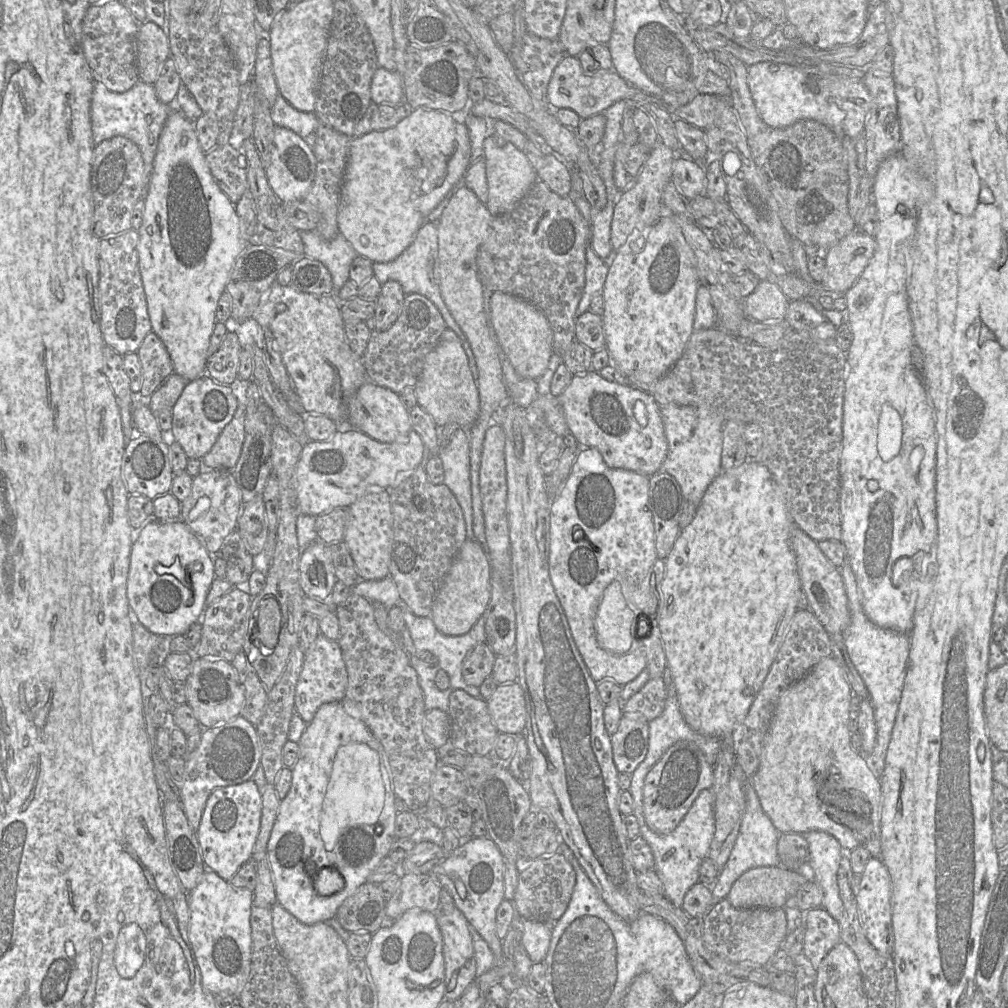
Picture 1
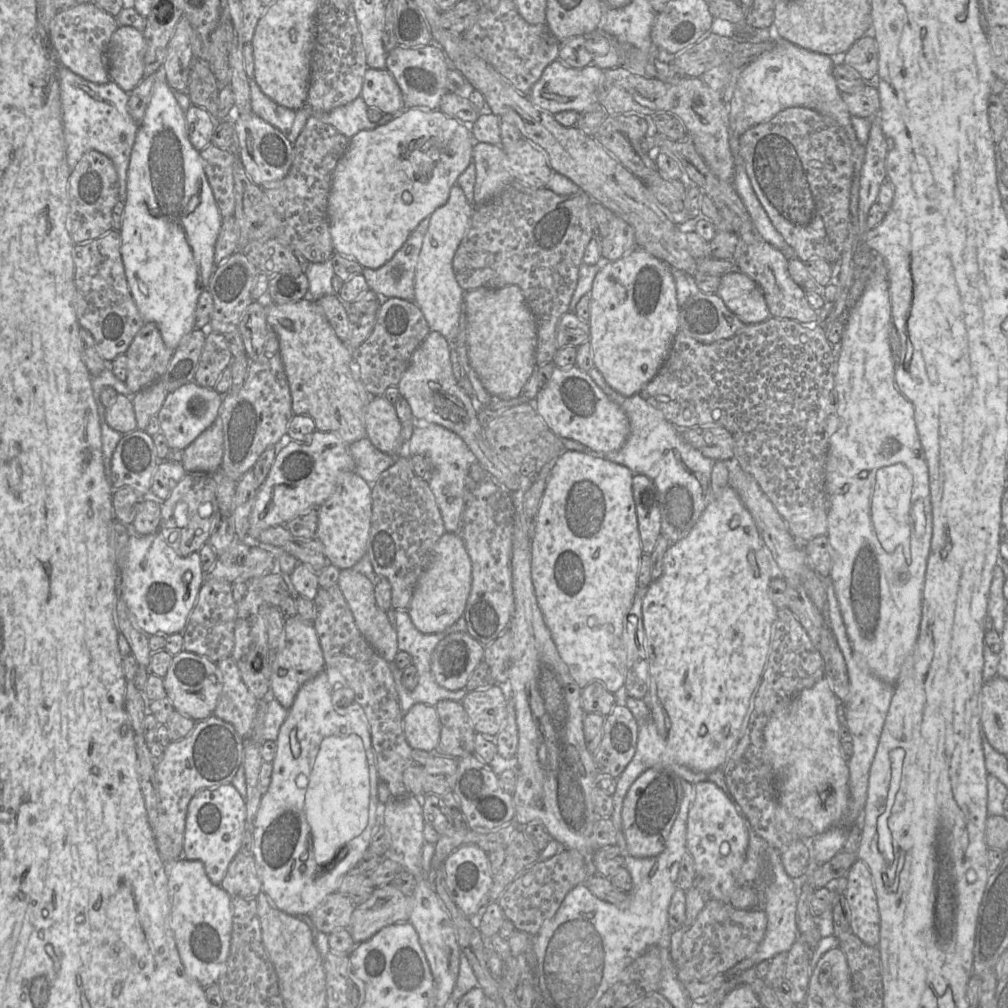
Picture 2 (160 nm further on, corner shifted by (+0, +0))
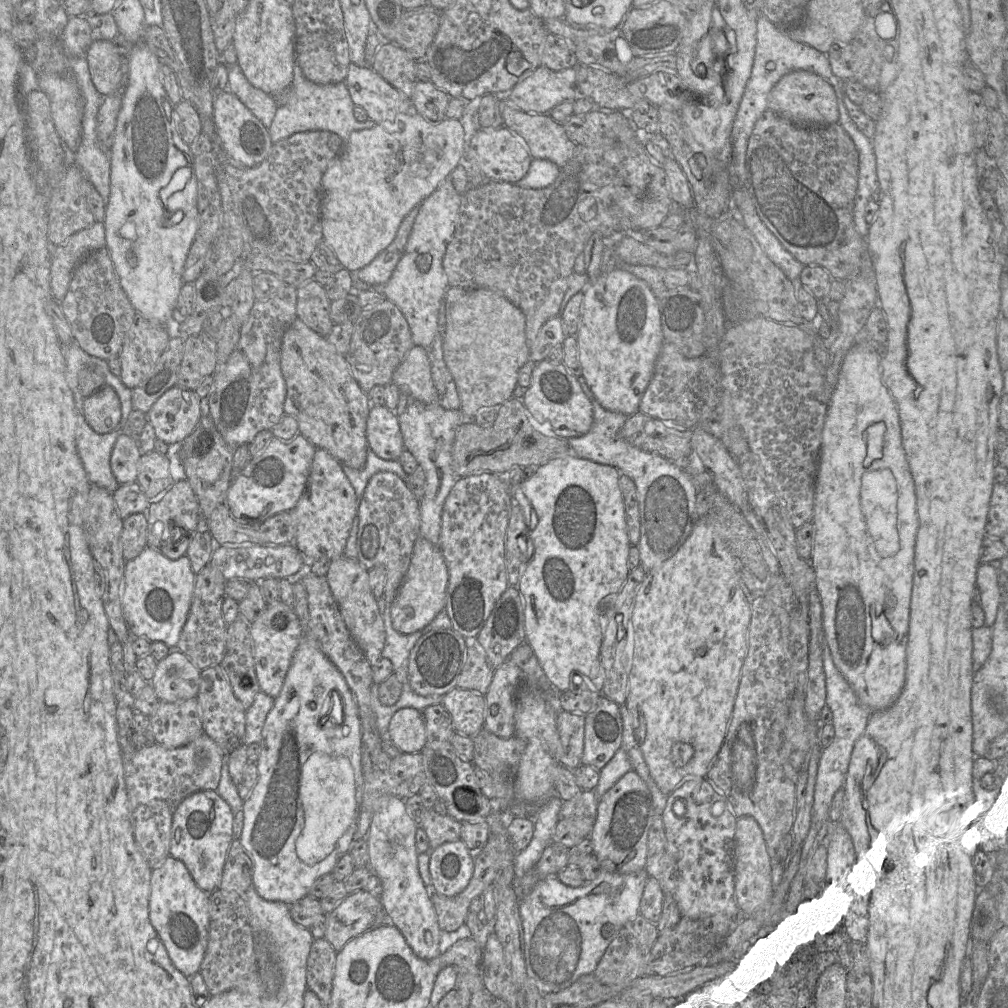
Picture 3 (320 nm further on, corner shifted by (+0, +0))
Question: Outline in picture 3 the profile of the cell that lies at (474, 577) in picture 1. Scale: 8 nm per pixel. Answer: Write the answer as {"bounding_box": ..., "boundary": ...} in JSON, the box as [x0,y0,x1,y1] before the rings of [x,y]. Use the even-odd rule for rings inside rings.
{"bounding_box":[390,537,448,634],"boundary":[[[419,537],[415,542],[405,578],[390,606],[394,630],[401,634],[414,633],[428,625],[439,612],[445,610],[448,580],[448,567],[438,544]]]}

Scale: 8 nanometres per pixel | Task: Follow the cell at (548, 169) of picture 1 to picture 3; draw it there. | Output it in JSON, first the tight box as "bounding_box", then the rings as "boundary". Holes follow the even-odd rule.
{"bounding_box":[464,127,532,184],"boundary":[[[506,127],[480,128],[466,146],[464,160],[475,164],[487,181],[515,184],[528,172],[532,156],[527,147],[513,131]]]}

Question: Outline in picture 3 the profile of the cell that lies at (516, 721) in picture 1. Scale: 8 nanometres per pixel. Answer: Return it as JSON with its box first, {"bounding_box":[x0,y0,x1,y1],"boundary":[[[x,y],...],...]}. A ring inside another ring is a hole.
{"bounding_box":[441,687,485,737],"boundary":[[[455,687],[442,696],[441,704],[452,718],[454,730],[473,737],[485,726],[485,696],[478,692]]]}

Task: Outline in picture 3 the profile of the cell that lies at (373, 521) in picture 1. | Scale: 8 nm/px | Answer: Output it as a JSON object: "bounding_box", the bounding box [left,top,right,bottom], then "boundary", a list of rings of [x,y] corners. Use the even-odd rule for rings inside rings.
{"bounding_box":[291,448,359,559],"boundary":[[[316,448],[310,468],[306,488],[291,515],[296,519],[297,534],[293,545],[305,555],[306,559],[334,559],[342,556],[350,535],[354,519],[357,516],[359,500],[349,479],[342,470],[342,465],[326,450]]]}

